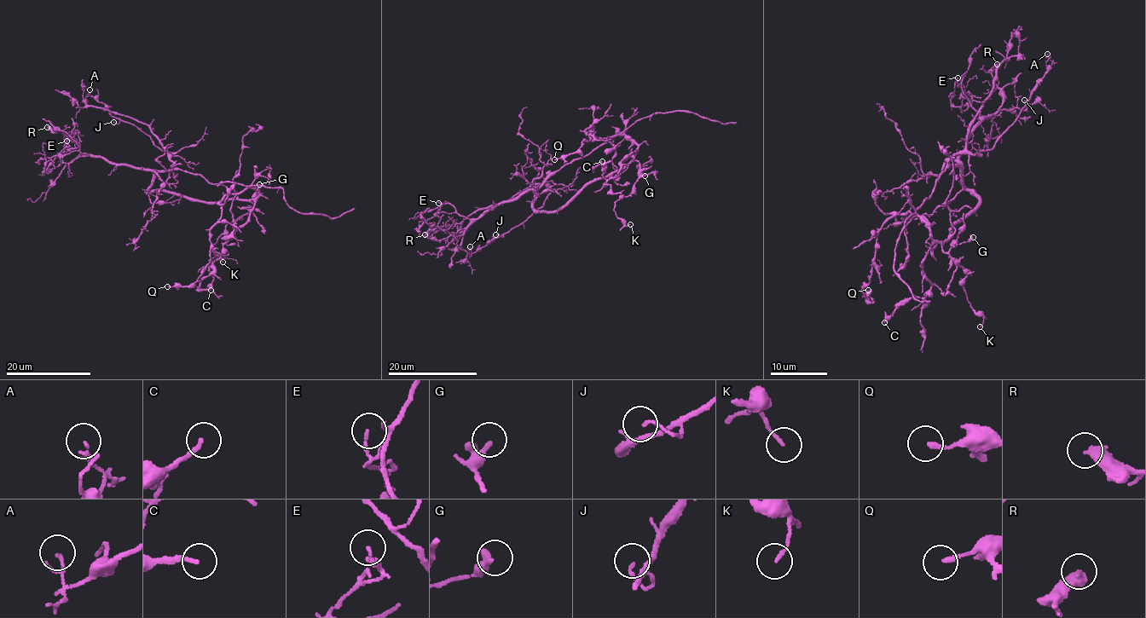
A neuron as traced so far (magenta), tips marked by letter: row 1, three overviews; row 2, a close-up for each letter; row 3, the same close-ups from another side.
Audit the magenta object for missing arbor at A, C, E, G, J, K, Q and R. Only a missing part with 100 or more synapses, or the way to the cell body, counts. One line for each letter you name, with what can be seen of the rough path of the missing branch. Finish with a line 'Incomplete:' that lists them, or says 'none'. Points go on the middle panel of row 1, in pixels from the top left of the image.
Incomplete: none

